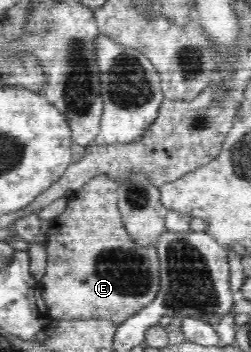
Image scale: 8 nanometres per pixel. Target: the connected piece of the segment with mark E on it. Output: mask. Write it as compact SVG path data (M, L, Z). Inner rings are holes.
M97 174L93 176L88 182L85 182L74 194L69 198L64 212L51 221L51 226L47 231L47 263L45 275L40 279L43 286L43 301L47 304L48 315L52 319L57 320L82 320L99 318L104 320L111 320L111 322L119 325L126 319L129 319L132 315L141 311L148 303L154 301L155 297L159 293L159 256L158 250L155 246L139 246L139 243L135 243L131 235L127 233L125 224L123 224L122 215L118 208L118 198L116 191L119 183L115 182L111 176L107 174Z

